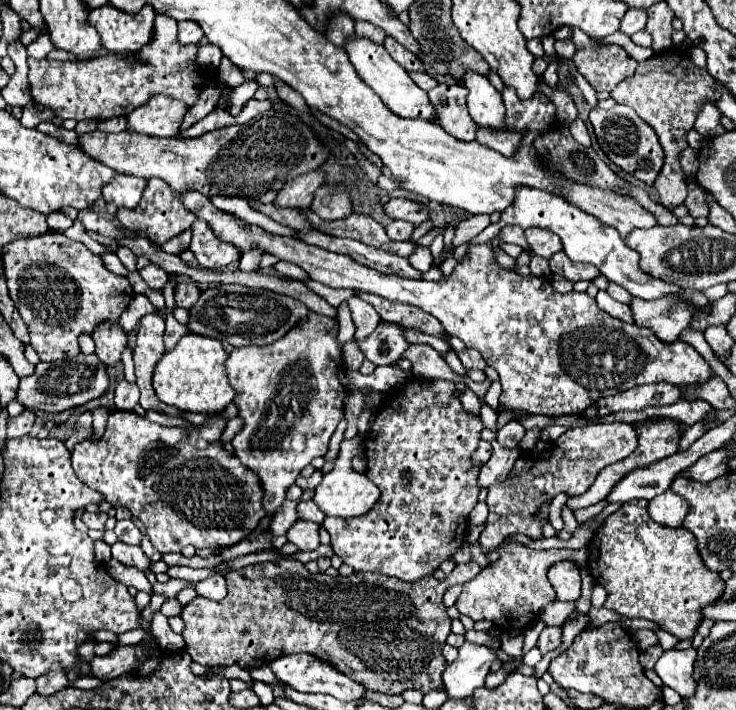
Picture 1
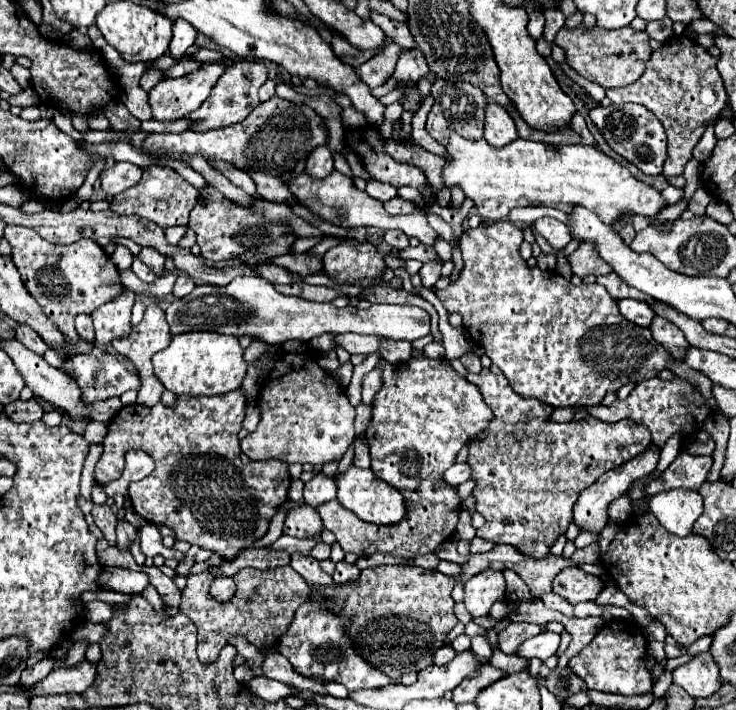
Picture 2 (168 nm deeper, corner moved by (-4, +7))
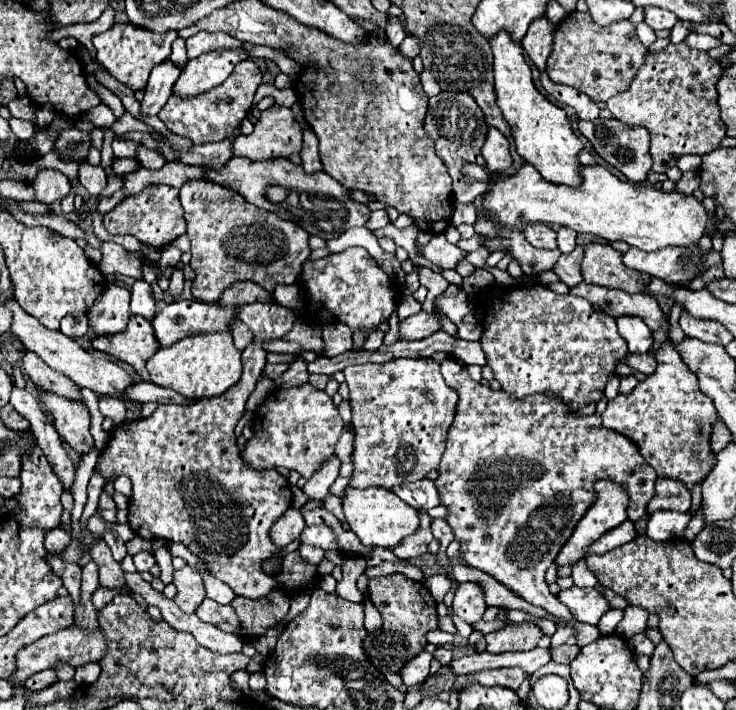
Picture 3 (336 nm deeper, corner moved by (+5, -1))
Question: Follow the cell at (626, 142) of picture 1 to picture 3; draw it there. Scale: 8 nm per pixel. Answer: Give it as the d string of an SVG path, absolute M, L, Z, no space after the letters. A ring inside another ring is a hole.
M594 119L594 121L580 121L578 123L580 133L592 143L594 151L614 169L618 169L628 181L642 183L646 181L646 175L652 167L652 157L648 153L650 145L650 133L642 127L628 127L622 125L618 119Z

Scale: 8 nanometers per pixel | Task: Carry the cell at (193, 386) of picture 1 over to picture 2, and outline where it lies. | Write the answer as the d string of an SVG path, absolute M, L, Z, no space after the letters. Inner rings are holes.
M193 331L175 335L167 349L153 355L153 367L157 379L167 391L191 397L223 395L229 391L237 391L247 373L243 349L239 347L237 337L221 335L215 331Z

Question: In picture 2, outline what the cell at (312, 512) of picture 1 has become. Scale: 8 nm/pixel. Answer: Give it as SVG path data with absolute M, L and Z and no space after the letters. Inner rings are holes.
M323 473L315 475L311 481L305 483L305 493L303 493L303 501L311 507L319 507L327 501L333 501L337 495L333 477L325 477Z

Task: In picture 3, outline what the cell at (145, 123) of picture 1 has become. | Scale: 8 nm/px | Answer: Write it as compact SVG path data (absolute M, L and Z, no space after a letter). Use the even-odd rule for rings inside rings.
M220 49L190 59L174 85L174 95L196 97L198 93L216 87L232 73L236 63L244 59L250 59L250 53L244 49Z

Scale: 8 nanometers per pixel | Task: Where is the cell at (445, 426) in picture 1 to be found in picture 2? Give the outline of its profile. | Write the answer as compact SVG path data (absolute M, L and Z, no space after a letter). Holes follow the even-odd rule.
M413 351L405 363L383 363L383 387L373 401L373 419L365 439L371 453L371 471L375 477L399 489L405 499L405 517L395 525L371 525L359 519L339 501L329 501L317 511L325 529L335 533L345 553L369 557L373 553L389 553L405 559L435 553L457 527L461 499L457 487L443 483L443 473L455 465L459 449L471 435L483 431L491 423L491 409L483 401L479 389L463 379L447 359L427 359L421 351Z

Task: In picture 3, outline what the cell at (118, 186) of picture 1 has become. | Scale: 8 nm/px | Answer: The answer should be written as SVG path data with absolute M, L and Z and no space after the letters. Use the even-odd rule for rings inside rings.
M82 163L78 167L78 179L80 179L80 185L92 197L98 197L98 193L106 187L106 175L104 175L104 169L100 165L98 167L92 167L88 163Z

